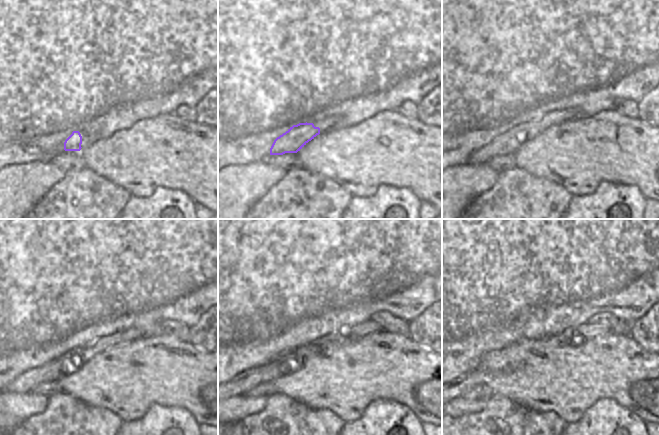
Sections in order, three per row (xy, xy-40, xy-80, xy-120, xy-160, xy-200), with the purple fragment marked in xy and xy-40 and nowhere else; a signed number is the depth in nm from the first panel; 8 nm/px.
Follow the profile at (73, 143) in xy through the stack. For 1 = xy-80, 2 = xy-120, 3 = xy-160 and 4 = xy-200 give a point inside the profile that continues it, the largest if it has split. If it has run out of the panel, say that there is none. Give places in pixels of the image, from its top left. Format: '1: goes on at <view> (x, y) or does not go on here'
1: goes on at xy-80 (508, 143)
2: goes on at xy-120 (71, 361)
3: goes on at xy-160 (241, 384)
4: goes on at xy-200 (466, 381)

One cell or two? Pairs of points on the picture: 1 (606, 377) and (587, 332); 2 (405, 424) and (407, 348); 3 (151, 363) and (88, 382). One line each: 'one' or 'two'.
1: two
2: two
3: one

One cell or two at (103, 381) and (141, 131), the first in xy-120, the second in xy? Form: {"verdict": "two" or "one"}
{"verdict": "one"}

